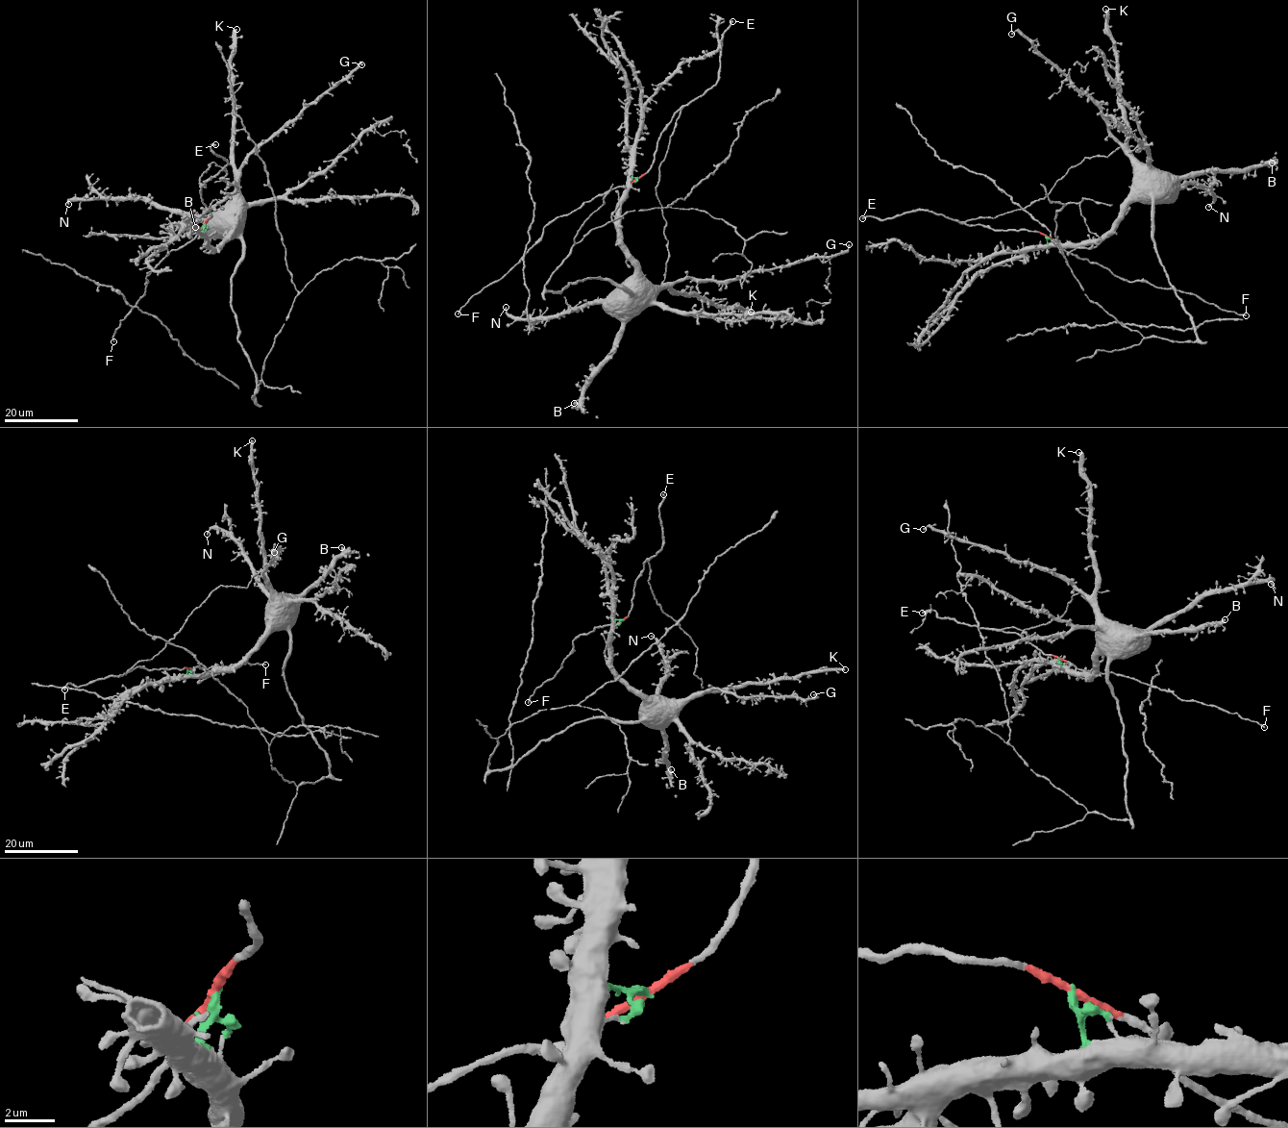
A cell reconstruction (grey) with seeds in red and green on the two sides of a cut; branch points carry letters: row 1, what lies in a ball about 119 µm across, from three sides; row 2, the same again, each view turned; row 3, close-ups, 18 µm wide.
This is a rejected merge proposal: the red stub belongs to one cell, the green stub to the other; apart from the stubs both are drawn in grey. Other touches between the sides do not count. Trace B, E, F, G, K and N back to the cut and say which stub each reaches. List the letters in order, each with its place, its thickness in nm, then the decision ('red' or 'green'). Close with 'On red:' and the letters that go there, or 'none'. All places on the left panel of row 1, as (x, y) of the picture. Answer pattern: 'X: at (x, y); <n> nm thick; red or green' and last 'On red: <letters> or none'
B: at (195, 227); 460 nm thick; green
E: at (215, 144); 360 nm thick; red
F: at (113, 341); 280 nm thick; red
G: at (361, 64); 280 nm thick; green
K: at (236, 29); 440 nm thick; green
N: at (68, 204); 320 nm thick; green
On red: E, F

